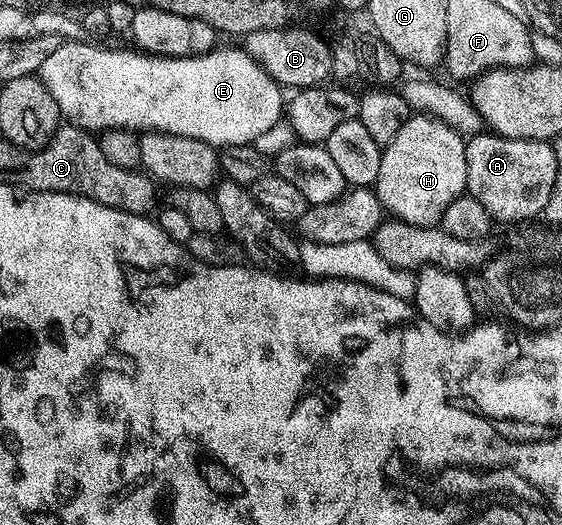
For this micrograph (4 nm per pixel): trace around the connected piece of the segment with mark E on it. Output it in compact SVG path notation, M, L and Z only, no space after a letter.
M60 43L57 51L41 63L38 76L49 87L49 95L57 99L57 107L64 118L69 119L70 124L78 125L80 129L88 131L102 131L105 129L134 129L136 131L154 131L157 133L172 133L173 135L185 135L189 139L201 139L205 143L216 147L229 145L250 146L255 140L266 138L269 127L273 127L284 116L283 93L284 90L268 75L265 70L252 59L250 52L243 49L220 49L214 47L207 53L188 57L163 57L152 56L144 51L131 49L102 49L96 43Z

